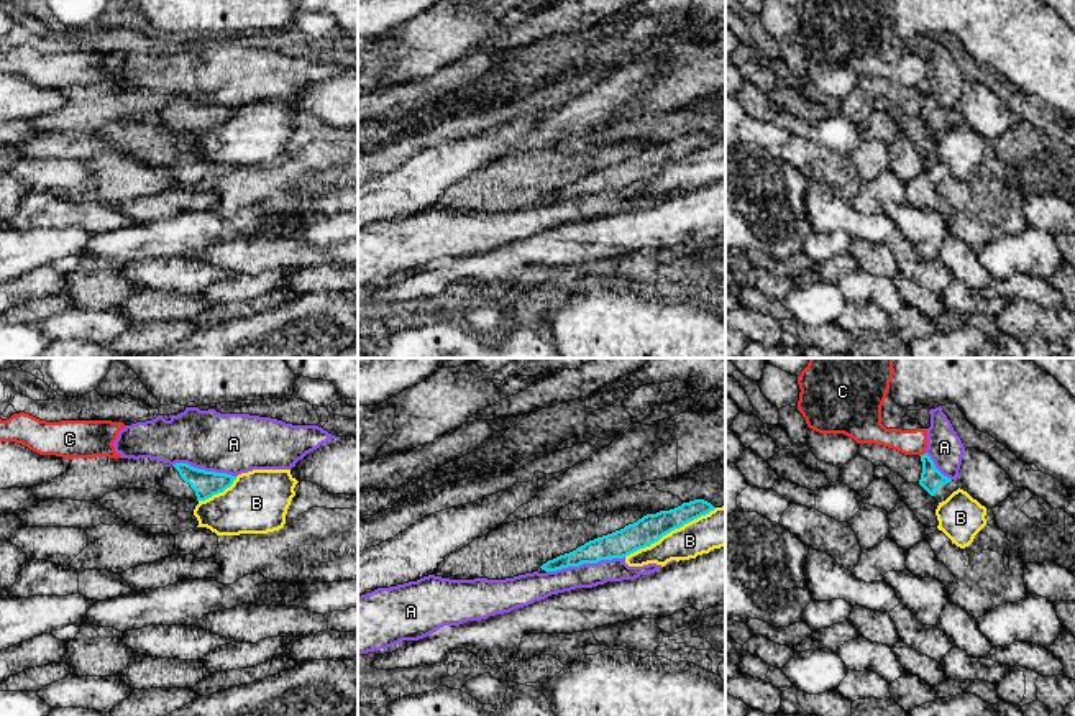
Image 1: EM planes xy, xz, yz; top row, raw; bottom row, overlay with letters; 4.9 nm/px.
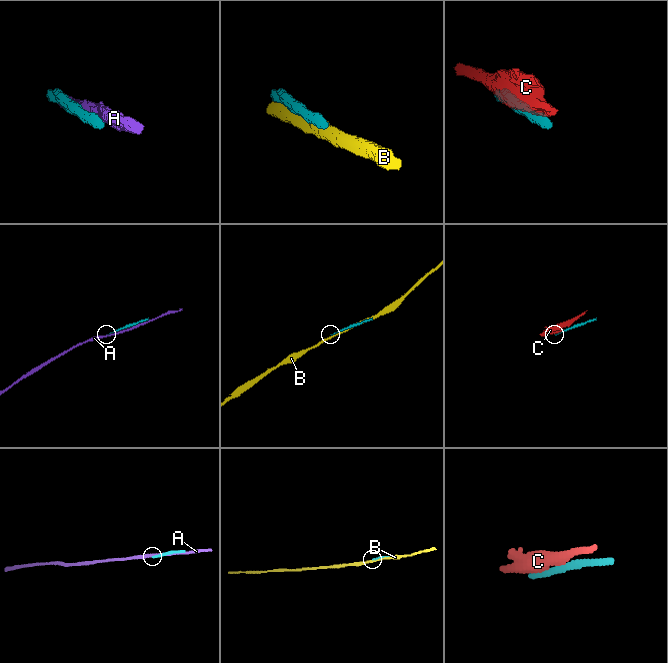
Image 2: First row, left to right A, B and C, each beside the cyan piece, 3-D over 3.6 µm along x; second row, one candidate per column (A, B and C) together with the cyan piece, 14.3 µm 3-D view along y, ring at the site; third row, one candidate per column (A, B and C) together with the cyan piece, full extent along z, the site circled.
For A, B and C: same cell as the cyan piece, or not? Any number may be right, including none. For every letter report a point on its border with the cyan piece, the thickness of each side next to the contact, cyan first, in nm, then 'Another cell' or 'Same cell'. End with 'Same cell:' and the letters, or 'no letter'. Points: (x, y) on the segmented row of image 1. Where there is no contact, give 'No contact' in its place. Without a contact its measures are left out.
A: Touches cyan at xz (585, 562). Thickness 140 nm (cyan) against 130 nm. Another cell
B: Touches cyan at xz (670, 531). Thickness 140 nm (cyan) against 180 nm. Another cell
C: Touches cyan at yz (921, 455). Thickness 110 nm (cyan) against 130 nm. Another cell
Same cell: no letter

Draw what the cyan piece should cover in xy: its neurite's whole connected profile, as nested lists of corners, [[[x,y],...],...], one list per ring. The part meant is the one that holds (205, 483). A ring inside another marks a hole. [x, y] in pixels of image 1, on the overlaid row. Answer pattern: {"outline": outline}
{"outline": [[[176,463],[156,483],[156,489],[172,498],[205,501],[223,493],[233,484],[236,476],[194,468],[187,463]]]}

